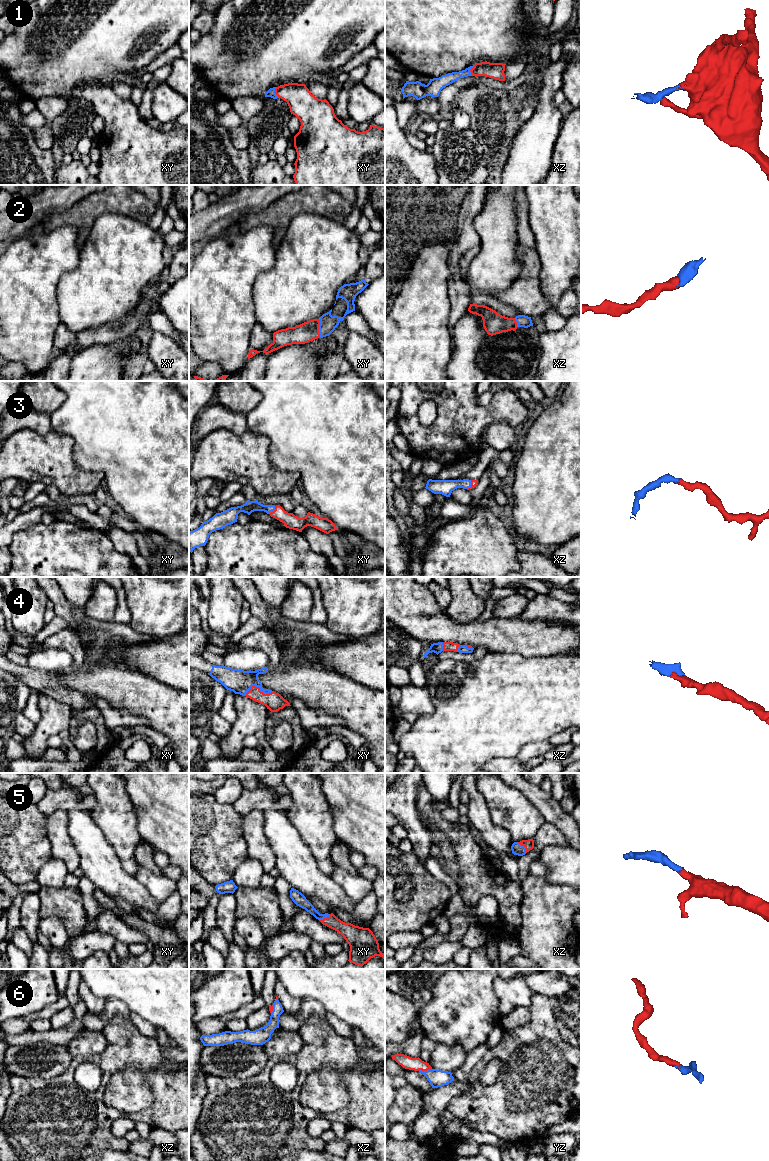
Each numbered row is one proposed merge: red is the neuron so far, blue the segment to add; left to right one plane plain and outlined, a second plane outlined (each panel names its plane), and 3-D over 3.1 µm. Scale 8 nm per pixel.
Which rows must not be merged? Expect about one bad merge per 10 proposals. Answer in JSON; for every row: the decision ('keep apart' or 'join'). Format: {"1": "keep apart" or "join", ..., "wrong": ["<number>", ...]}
{"1": "join", "2": "join", "3": "join", "4": "join", "5": "join", "6": "join", "wrong": []}

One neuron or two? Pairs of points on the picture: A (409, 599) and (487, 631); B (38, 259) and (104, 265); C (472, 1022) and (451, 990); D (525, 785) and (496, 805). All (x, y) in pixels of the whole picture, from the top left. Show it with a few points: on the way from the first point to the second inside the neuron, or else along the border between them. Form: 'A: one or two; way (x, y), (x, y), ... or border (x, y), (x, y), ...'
A: one; way (421, 618), (444, 630), (465, 631)
B: two; border (80, 249), (78, 264), (60, 278)
C: one; way (466, 1014), (466, 1005), (459, 998)
D: two; border (504, 783), (516, 788), (534, 806)

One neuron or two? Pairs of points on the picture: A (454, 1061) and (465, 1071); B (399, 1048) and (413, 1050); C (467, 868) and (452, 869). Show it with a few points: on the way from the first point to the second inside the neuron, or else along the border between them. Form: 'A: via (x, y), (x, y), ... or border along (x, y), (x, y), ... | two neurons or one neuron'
A: border along (467, 1053), (464, 1062), (451, 1072) | two neurons
B: via (402, 1048), (410, 1048) | one neuron
C: border along (451, 847), (458, 866), (459, 891) | two neurons

